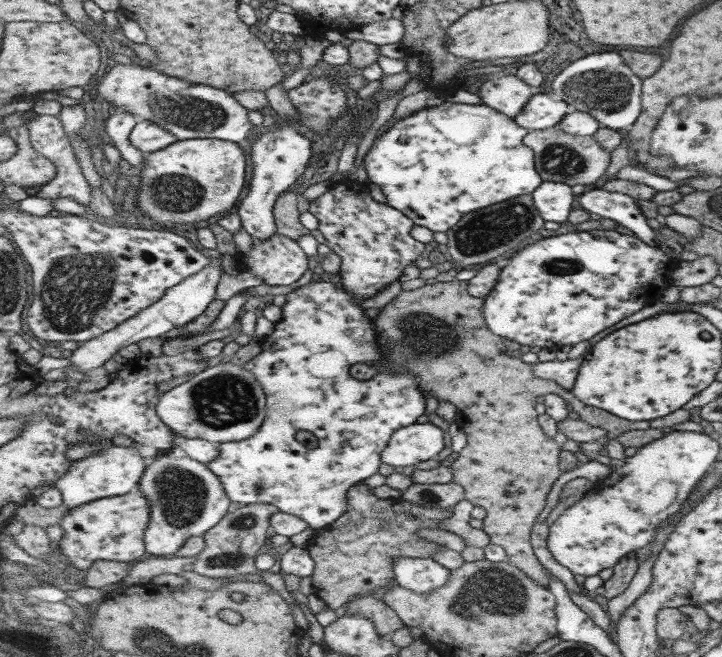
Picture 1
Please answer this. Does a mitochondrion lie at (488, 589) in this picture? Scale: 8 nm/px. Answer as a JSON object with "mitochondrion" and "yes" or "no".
{"mitochondrion":"yes"}

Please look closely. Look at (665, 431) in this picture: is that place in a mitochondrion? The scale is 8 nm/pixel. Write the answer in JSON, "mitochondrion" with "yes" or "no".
{"mitochondrion":"no"}

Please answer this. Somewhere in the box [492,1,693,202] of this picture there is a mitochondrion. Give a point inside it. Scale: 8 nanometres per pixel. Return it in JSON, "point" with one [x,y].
{"point":[606,90]}

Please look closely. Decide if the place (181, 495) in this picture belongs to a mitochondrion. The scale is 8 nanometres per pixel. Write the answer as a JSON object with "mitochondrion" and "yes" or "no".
{"mitochondrion":"yes"}

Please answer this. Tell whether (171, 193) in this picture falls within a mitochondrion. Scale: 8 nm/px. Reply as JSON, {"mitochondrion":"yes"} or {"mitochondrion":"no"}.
{"mitochondrion":"yes"}

